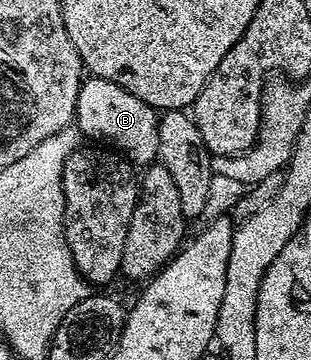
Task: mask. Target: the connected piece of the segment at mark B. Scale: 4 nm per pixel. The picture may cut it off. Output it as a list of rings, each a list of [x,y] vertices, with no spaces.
[[[91,76],[79,85],[74,123],[80,133],[86,139],[87,136],[91,139],[88,141],[98,142],[122,154],[132,165],[150,166],[156,163],[159,154],[159,117],[160,113],[141,102],[141,98],[105,78]]]

